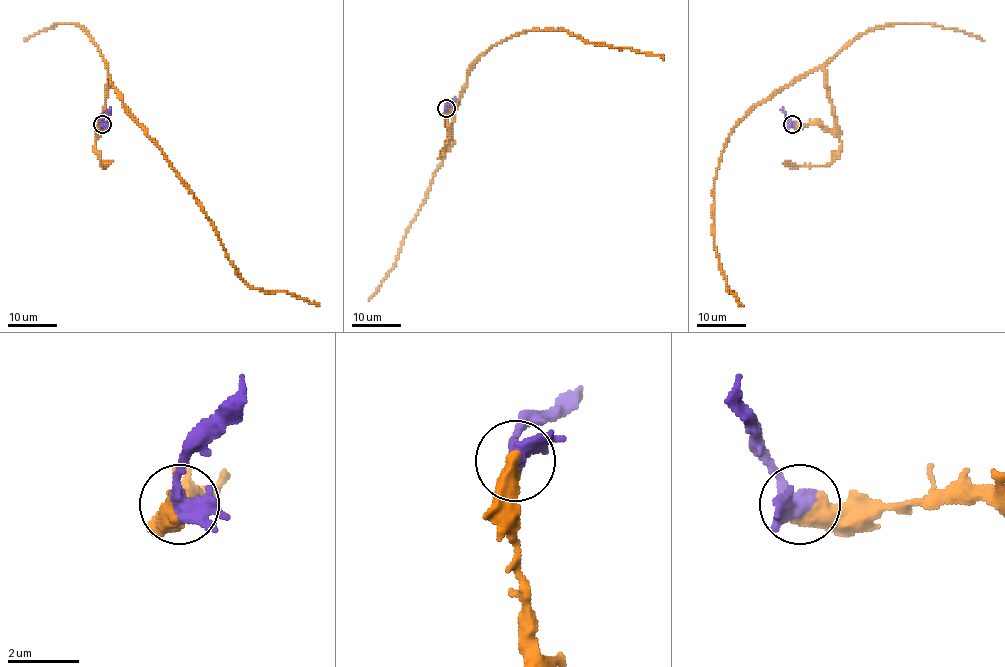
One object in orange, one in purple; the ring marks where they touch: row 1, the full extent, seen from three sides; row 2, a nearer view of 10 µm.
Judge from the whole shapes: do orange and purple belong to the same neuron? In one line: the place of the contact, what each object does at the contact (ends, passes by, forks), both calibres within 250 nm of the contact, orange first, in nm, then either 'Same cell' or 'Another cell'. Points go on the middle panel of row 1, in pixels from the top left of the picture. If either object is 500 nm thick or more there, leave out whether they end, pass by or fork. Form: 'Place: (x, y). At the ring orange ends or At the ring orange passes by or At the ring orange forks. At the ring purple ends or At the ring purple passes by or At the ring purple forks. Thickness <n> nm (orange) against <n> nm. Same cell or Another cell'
Place: (446, 108). Thickness 600 nm (orange) against 440 nm. Same cell

